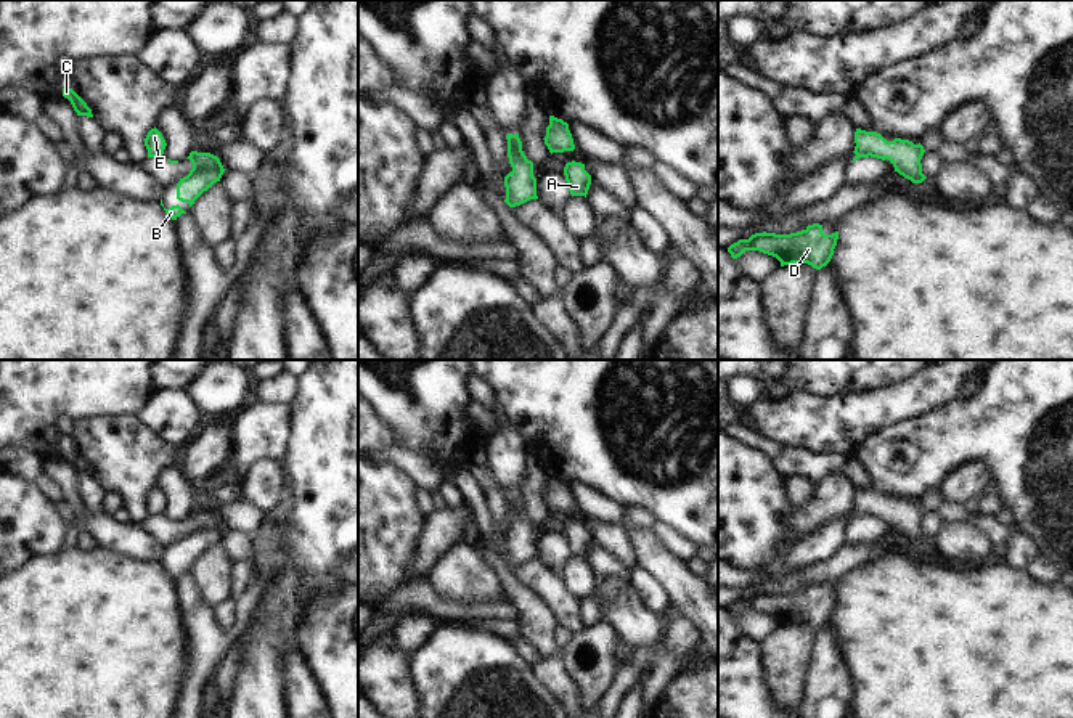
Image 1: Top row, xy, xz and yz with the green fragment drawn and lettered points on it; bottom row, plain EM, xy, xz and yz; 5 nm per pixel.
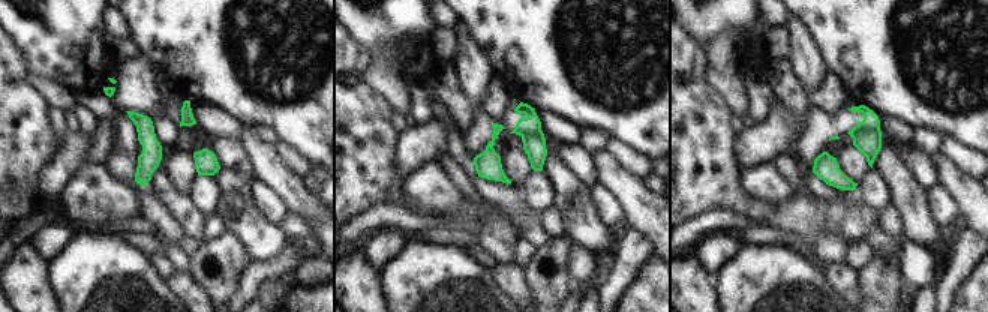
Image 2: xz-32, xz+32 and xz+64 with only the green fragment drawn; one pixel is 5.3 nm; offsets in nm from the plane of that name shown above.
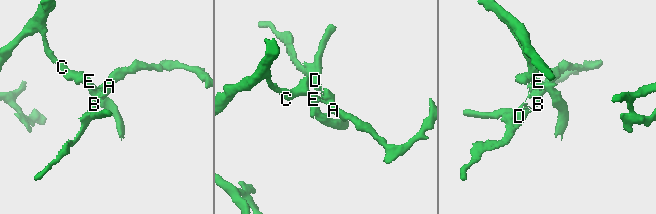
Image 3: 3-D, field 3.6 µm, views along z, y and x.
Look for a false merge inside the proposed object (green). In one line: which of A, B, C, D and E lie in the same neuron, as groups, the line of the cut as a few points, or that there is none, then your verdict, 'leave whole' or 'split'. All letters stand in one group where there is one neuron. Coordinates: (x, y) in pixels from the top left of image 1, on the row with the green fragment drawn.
groups A B D / C E; cut xz (514, 135), (521, 151); split

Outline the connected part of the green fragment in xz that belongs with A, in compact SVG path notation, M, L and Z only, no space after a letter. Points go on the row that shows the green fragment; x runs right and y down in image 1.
M567 162L564 167L565 182L569 185L569 191L572 196L585 196L588 194L591 185L591 175L585 170L585 164L581 162Z

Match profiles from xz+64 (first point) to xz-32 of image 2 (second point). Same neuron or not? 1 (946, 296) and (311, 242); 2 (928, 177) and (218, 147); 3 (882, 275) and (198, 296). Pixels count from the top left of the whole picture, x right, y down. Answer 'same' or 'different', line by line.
1: same
2: same
3: different

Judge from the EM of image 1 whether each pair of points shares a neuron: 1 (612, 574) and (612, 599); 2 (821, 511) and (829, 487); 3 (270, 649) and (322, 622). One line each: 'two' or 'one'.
1: one
2: one
3: two

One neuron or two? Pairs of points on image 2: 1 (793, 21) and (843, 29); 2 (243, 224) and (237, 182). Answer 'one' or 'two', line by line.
1: two
2: one

